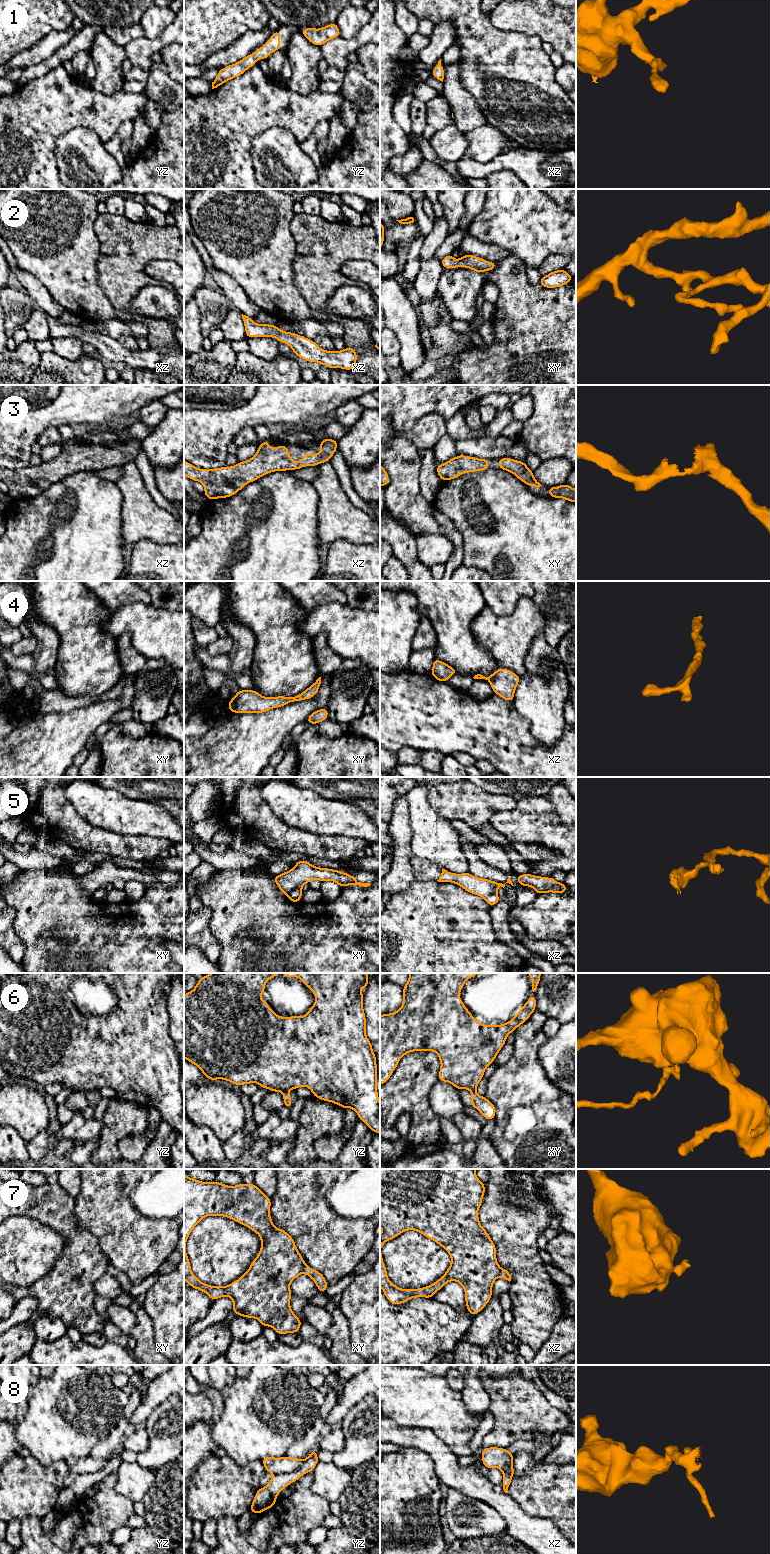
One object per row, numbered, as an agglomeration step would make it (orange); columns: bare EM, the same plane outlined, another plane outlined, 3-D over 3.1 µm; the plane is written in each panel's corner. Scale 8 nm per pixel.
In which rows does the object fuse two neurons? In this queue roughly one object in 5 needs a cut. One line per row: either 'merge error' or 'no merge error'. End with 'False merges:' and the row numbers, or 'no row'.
1: no merge error
2: no merge error
3: no merge error
4: no merge error
5: merge error
6: merge error
7: merge error
8: merge error
False merges: 5, 6, 7, 8

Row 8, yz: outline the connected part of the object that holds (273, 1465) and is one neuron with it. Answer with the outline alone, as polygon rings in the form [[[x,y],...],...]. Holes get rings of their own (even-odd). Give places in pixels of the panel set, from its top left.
[[[285,1455],[281,1458],[267,1456],[263,1458],[261,1462],[263,1463],[266,1471],[275,1475],[299,1470],[301,1468],[303,1460],[299,1458],[290,1458]]]

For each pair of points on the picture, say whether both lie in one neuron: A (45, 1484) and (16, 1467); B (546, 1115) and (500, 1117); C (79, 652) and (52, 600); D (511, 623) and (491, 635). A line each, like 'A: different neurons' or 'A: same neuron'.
A: same neuron
B: same neuron
C: same neuron
D: same neuron

